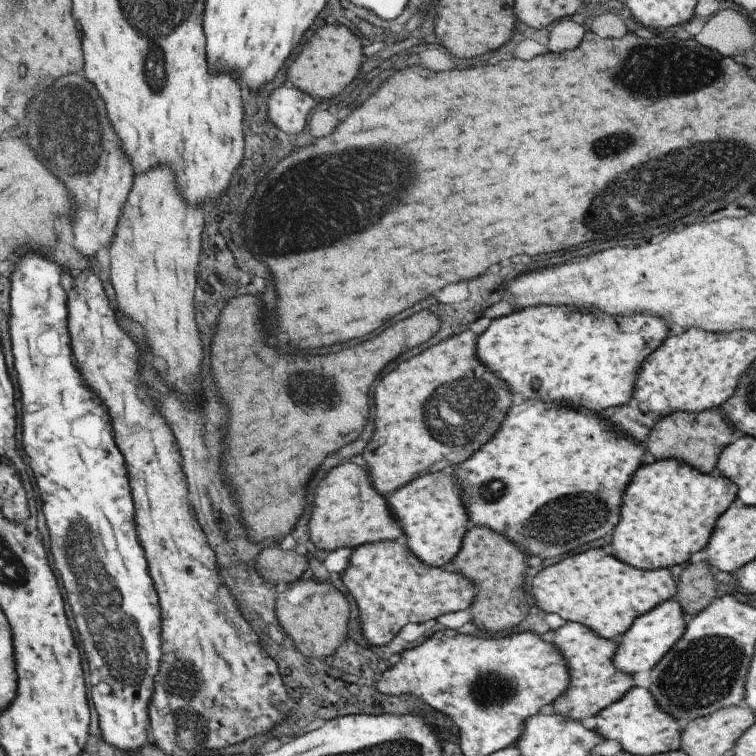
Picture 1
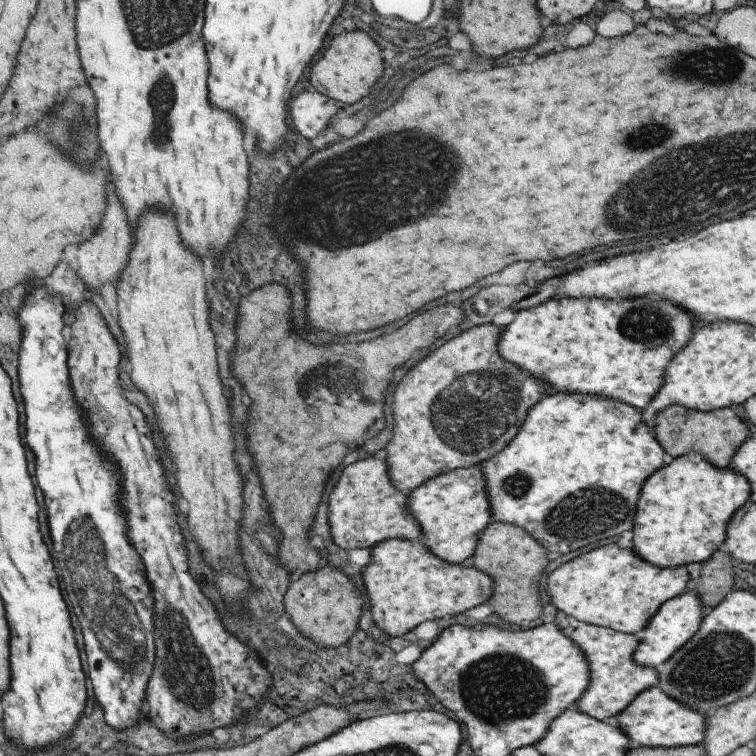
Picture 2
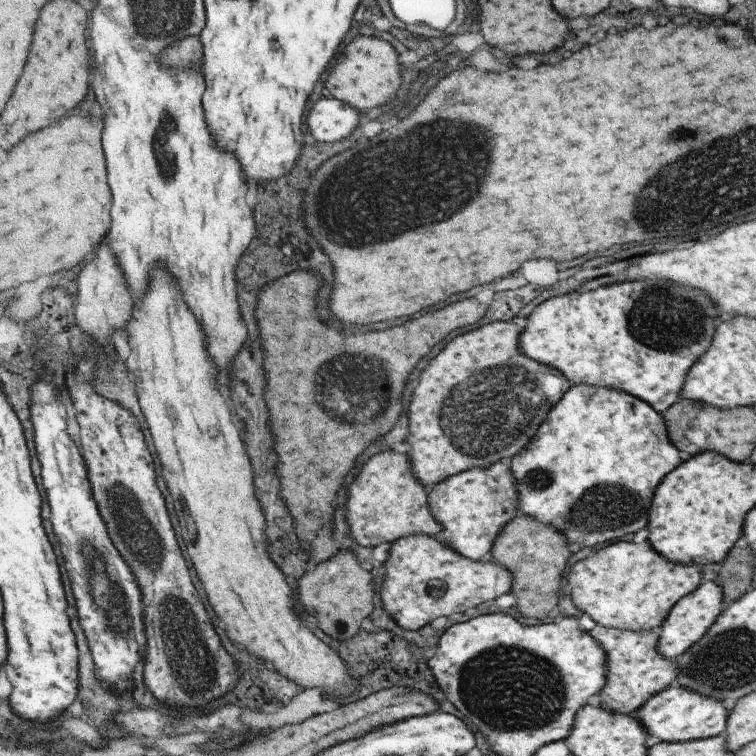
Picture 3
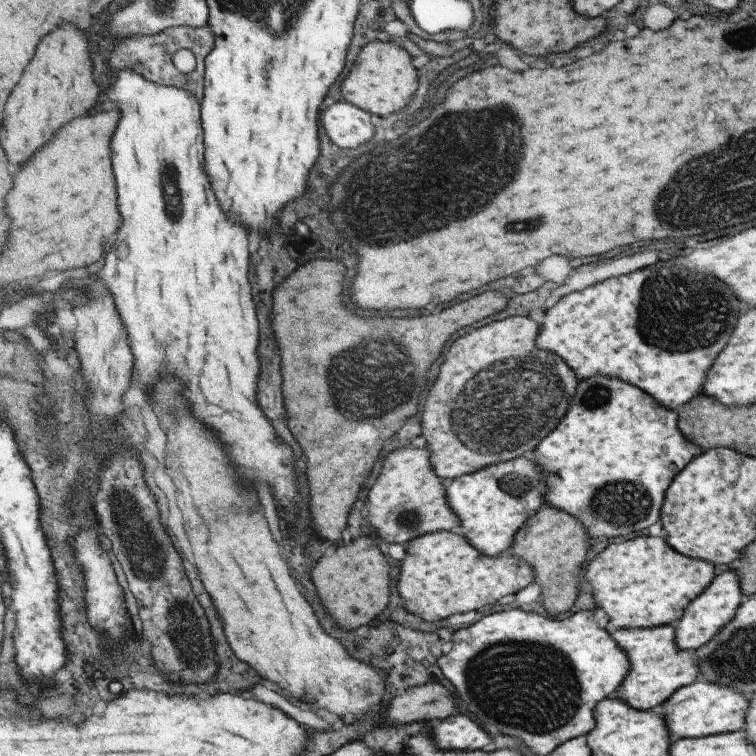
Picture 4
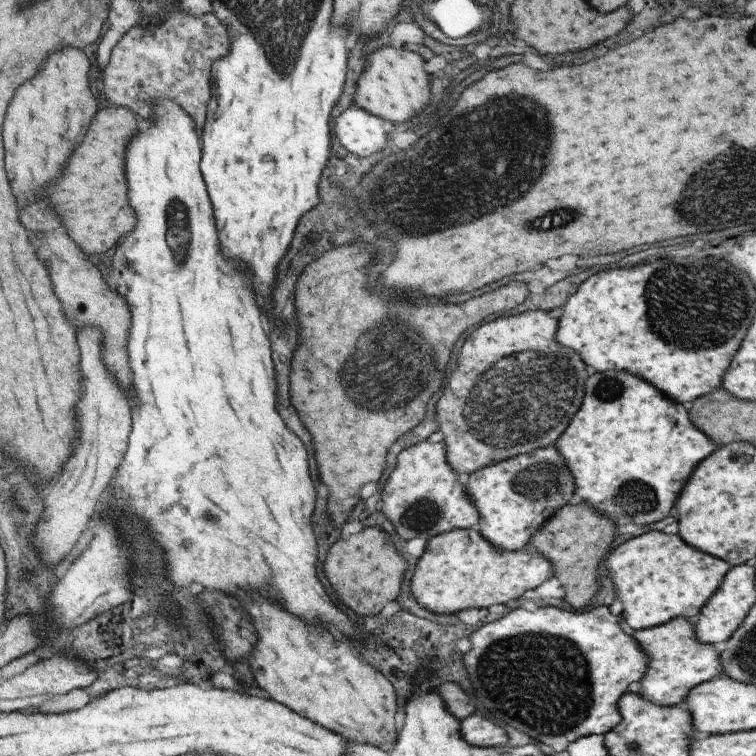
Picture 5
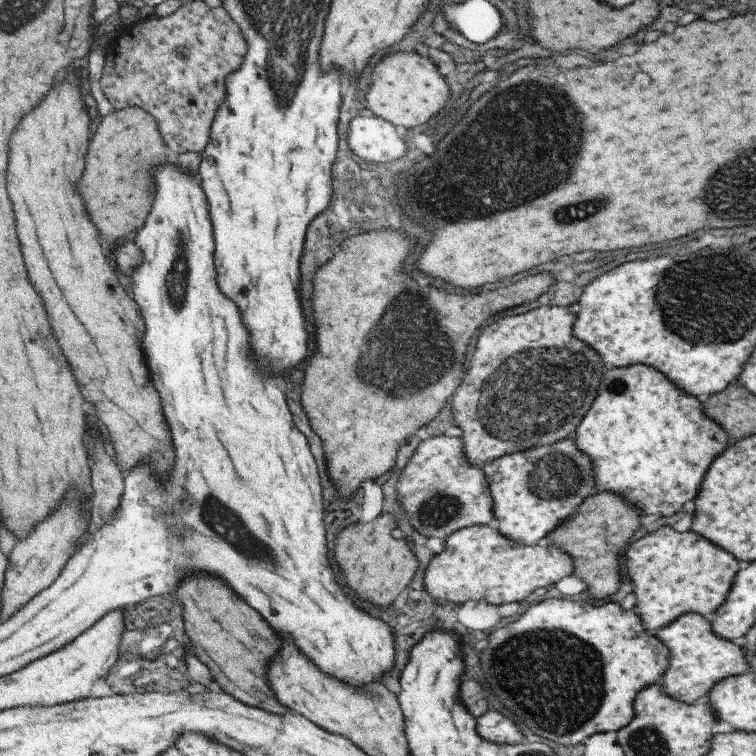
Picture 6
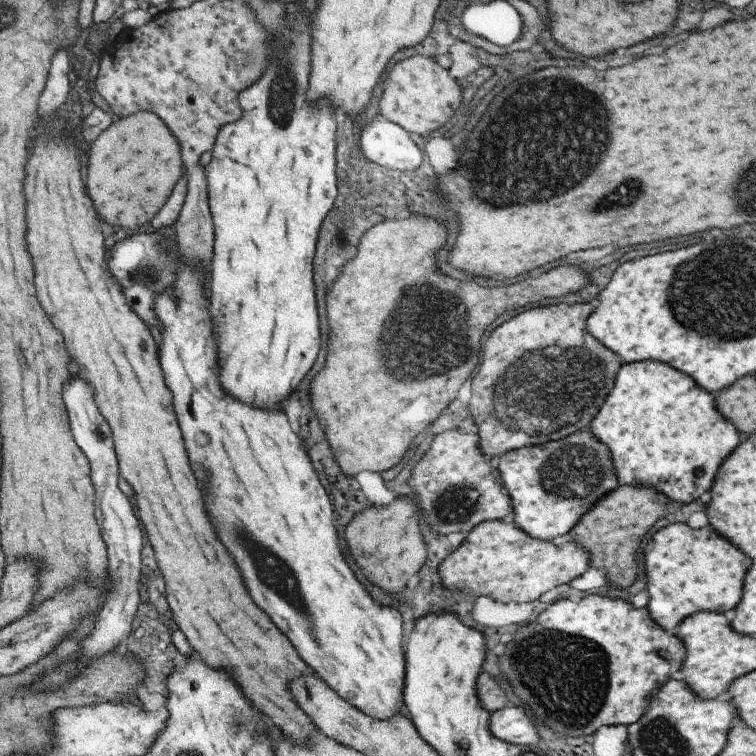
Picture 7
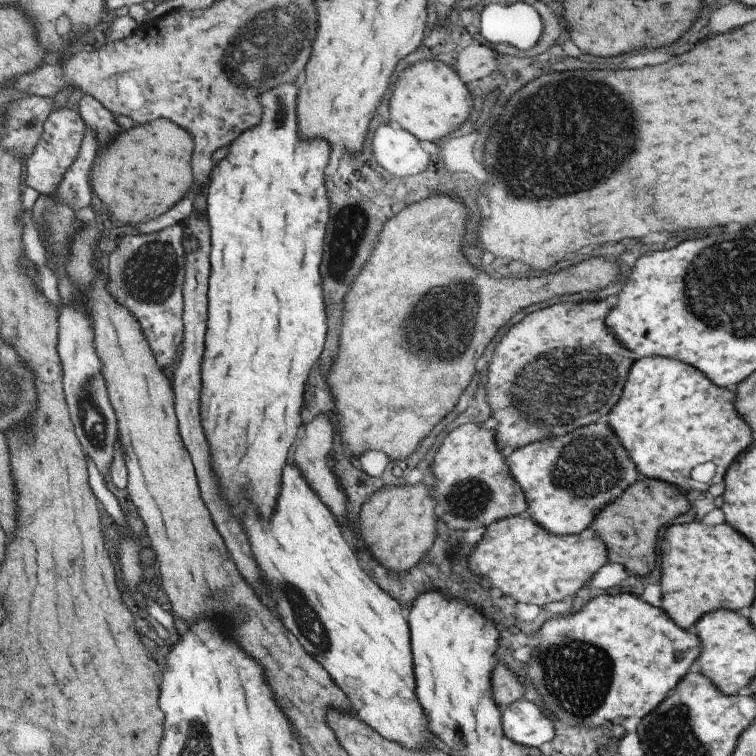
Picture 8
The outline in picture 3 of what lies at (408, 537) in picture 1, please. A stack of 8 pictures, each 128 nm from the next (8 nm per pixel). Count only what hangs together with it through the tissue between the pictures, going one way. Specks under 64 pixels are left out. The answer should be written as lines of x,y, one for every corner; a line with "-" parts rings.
503,459
491,466
475,467
440,482
430,488
430,507
438,522
443,523
444,532
439,538
444,543
471,560
481,561
483,558
487,558
502,534
502,530
514,518
523,515
520,507
518,480
512,471
511,460

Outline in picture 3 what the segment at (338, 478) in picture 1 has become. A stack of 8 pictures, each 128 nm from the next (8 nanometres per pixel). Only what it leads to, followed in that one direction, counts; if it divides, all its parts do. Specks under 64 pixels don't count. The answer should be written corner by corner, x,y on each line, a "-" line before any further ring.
391,449
373,455
359,474
349,487
349,498
346,502
348,514
345,517
350,536
357,544
371,547
378,547
383,543
393,545
403,537
420,534
441,536
444,532
443,523
438,522
430,507
430,488
416,477
409,453
395,452

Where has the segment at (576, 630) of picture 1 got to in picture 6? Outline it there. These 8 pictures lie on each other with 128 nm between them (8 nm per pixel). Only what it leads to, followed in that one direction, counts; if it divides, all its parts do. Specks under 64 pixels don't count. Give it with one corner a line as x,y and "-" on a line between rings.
700,614
679,615
673,622
652,634
670,650
670,661
668,669
663,673
661,686
671,698
679,702
689,704
705,699
716,682
745,673
750,668
739,642
712,633
709,618

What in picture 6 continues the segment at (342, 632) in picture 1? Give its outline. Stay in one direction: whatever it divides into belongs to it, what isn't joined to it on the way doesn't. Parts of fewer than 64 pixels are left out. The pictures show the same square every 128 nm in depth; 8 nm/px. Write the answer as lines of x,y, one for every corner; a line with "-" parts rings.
381,513
371,522
353,523
349,528
343,530
341,542
339,542
337,550
335,550
337,562
339,562
339,566
343,568
349,586
351,586
361,598
373,600
373,604
379,604
379,606
393,604
395,598
411,584
411,580
415,578
419,570
419,558
417,558
415,552
411,550
409,539
393,538
393,530
395,530
395,528
397,528
397,518
393,516
393,514
388,513

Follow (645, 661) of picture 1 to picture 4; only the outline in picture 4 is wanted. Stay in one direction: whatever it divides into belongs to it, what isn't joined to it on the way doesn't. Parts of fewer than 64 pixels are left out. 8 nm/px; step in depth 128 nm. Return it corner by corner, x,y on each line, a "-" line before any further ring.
732,567
715,575
705,590
686,606
680,619
673,624
675,644
680,649
693,651
709,642
735,616
735,611
742,603
741,595
740,580

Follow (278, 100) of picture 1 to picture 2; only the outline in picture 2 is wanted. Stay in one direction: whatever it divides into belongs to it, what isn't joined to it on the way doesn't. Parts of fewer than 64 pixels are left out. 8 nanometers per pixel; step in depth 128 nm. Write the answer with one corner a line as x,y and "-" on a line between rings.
306,91
291,104
290,117
293,129
307,138
317,138
341,110
339,101
321,94
319,91

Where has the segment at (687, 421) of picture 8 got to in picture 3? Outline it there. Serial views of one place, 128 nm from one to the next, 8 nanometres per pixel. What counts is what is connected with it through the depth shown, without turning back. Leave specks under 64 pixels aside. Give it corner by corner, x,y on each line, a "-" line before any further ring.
579,384
571,386
571,394
558,402
548,420
551,422
539,430
535,442
511,460
518,480
522,514
563,531
576,551
646,528
655,487
684,458
670,441
662,414
625,391

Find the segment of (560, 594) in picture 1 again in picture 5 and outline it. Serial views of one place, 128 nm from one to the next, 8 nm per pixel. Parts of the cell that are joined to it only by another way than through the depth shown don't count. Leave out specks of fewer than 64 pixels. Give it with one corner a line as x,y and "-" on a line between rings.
648,531
633,537
611,551
607,557
607,577
615,588
615,599
623,603
623,624
629,631
659,626
672,618
683,617
694,623
702,606
718,589
725,573
730,569
724,560
689,546
677,533
666,534
662,531

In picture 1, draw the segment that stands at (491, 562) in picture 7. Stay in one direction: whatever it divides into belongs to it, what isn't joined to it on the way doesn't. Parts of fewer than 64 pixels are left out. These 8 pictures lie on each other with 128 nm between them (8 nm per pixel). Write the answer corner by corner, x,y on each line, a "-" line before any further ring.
405,540
357,547
341,580
359,602
359,623
364,638
378,649
389,644
409,622
437,620
449,613
471,609
480,592
480,588
461,571
447,572
443,567
423,562

